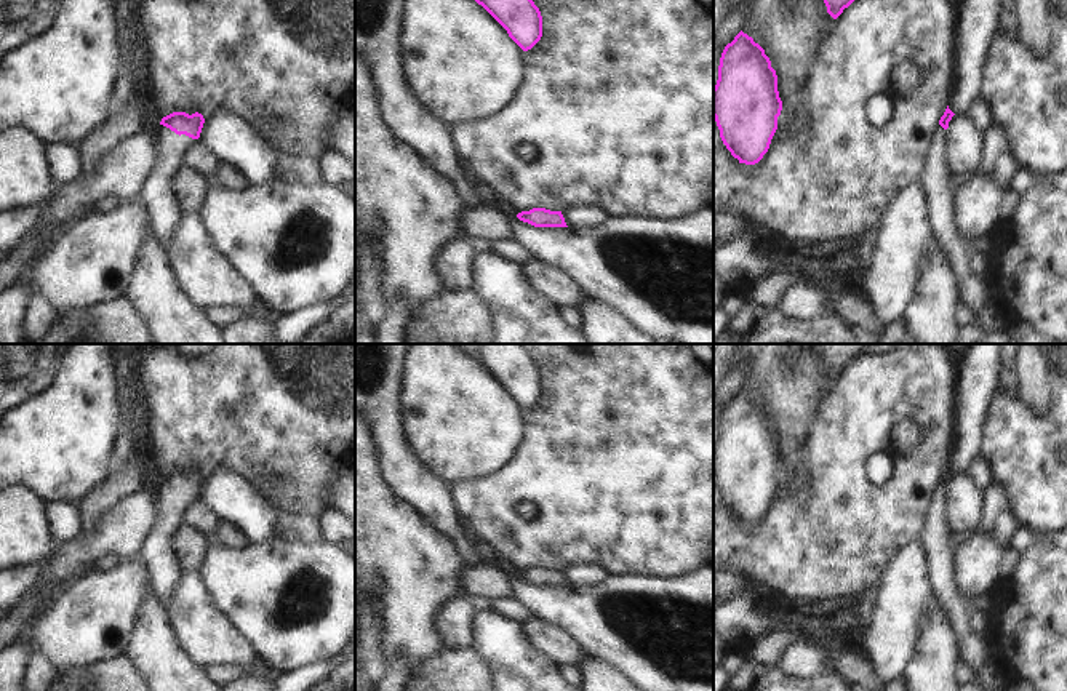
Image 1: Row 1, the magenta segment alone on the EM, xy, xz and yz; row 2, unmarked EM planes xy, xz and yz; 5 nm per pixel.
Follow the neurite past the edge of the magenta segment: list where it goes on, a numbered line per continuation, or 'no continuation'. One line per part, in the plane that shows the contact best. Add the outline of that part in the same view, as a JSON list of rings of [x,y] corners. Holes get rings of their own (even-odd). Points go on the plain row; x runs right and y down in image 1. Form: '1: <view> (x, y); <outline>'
1: xy (163, 571); [[[157,481],[157,521],[142,542],[139,555],[149,574],[149,589],[165,605],[173,593],[181,566],[171,550],[171,536],[181,523],[181,513],[194,499],[186,493],[176,493]]]

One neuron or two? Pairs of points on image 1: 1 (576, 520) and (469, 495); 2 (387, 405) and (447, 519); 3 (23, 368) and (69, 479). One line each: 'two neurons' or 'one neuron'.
1: one neuron
2: one neuron
3: two neurons

